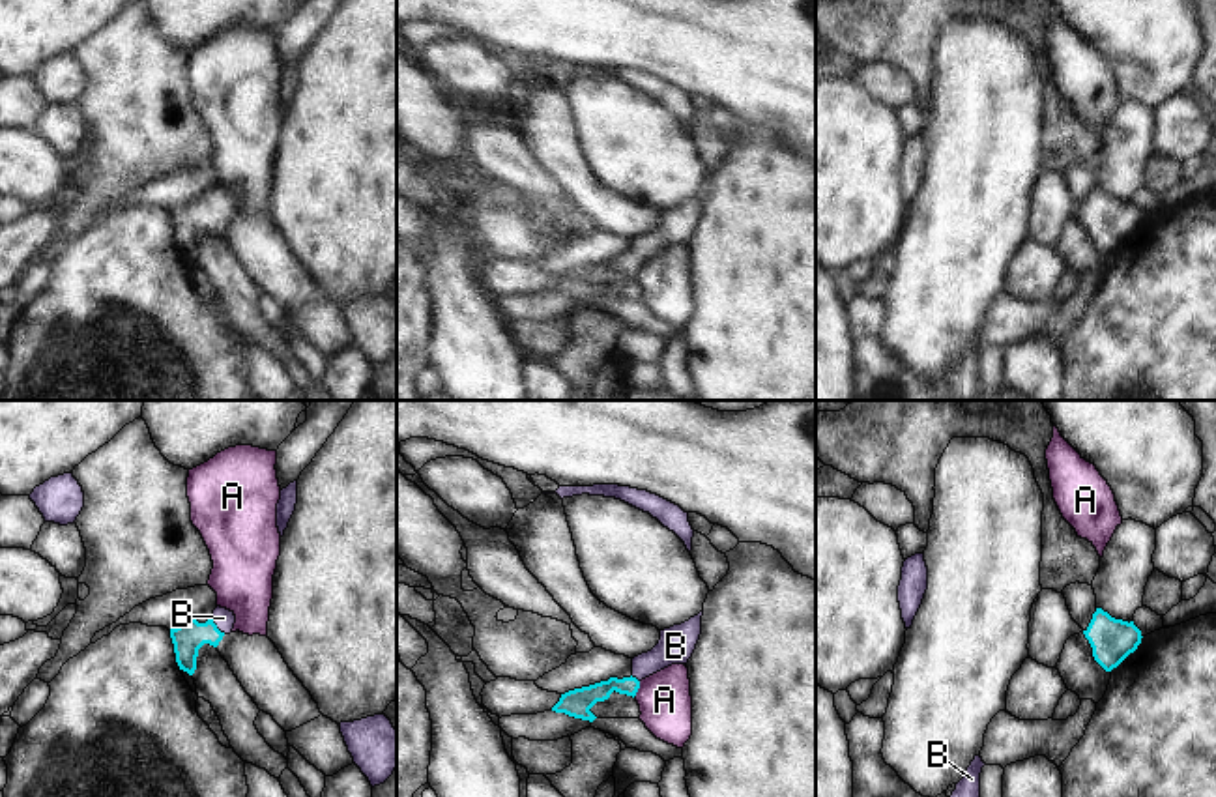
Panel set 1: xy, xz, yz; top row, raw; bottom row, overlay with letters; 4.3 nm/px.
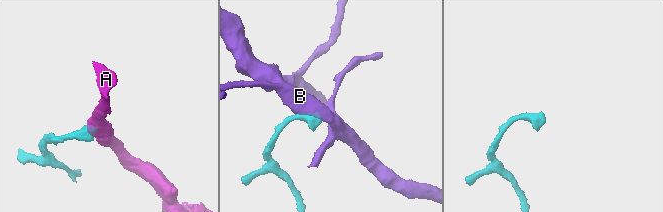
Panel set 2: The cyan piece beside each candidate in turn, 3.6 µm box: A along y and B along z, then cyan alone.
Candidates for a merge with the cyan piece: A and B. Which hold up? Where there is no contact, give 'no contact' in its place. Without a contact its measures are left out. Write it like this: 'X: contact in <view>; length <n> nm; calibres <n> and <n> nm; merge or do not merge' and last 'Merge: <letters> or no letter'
A: contact in xz; length 80 nm; calibres 100 and 220 nm; do not merge
B: contact in xy; length 100 nm; calibres 140 and 90 nm; merge
Merge: B

